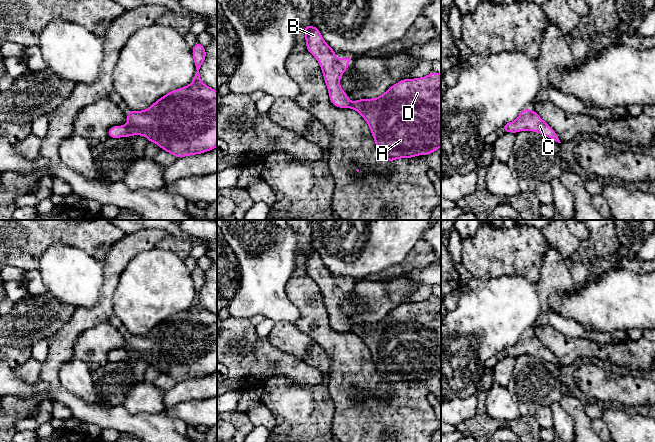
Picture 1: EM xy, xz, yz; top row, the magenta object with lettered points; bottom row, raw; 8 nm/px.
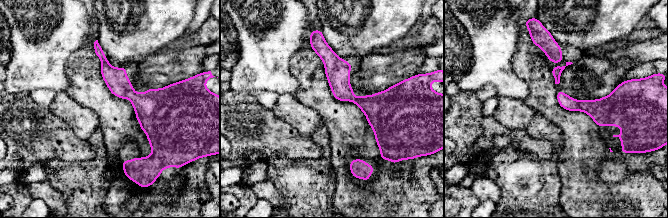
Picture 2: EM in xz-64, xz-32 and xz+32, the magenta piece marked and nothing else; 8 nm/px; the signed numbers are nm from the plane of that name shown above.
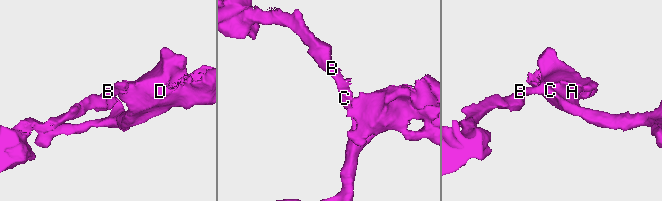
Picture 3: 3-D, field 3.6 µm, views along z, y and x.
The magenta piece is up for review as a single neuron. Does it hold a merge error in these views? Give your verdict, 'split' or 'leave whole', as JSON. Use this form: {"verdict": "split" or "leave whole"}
{"verdict": "leave whole"}

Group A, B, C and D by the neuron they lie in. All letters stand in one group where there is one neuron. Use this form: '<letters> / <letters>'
A B C D

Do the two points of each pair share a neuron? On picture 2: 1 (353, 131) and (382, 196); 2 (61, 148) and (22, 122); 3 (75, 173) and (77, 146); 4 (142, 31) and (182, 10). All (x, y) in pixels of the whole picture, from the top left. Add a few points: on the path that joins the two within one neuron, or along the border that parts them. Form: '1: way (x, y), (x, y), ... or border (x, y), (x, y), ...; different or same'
1: way (341, 151), (343, 174), (362, 193); same
2: way (51, 138), (36, 136), (32, 132); same
3: border (95, 151), (92, 158), (84, 160), (53, 158); different
4: way (152, 21), (163, 10), (172, 10); same

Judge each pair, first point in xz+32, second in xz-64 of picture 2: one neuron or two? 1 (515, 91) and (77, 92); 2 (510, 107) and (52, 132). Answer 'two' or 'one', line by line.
1: two
2: two

